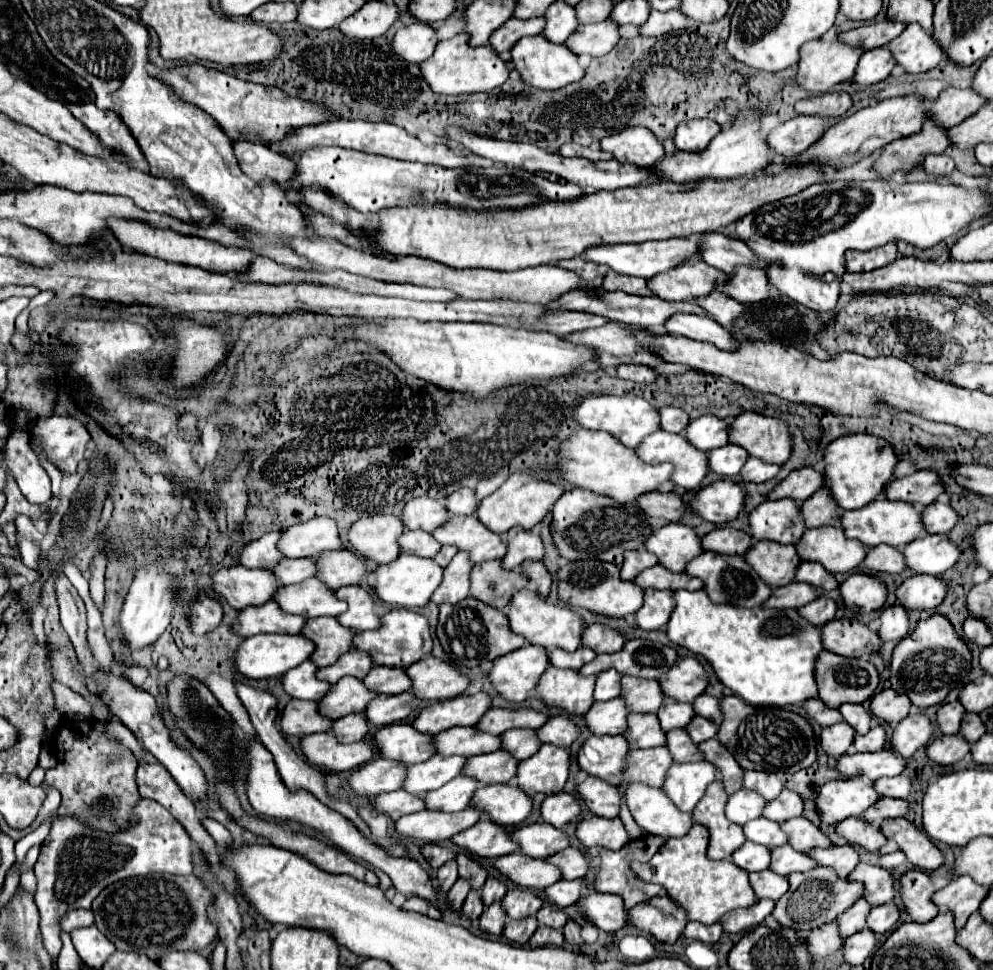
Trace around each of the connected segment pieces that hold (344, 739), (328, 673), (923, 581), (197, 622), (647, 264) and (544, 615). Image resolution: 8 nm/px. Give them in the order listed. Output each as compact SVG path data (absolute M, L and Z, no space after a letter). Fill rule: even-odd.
M353 713L333 721L331 733L335 735L335 739L339 739L339 743L355 743L369 733L369 725L363 713Z
M347 651L337 663L325 669L317 669L317 679L327 679L327 683L337 683L345 675L363 679L371 667L371 657L365 651Z
M915 575L903 581L895 595L897 603L905 607L905 611L923 611L923 609L933 609L937 607L947 593L947 583L941 577L933 575Z
M201 595L201 599L197 599L191 605L191 615L193 615L191 617L193 633L205 635L217 627L217 623L223 617L223 611L221 611L221 605L217 599L209 599L207 595Z
M693 235L693 237L685 237L685 239L665 239L665 241L645 241L645 243L637 243L637 245L605 245L605 247L589 247L589 251L585 251L587 261L599 263L599 265L607 265L609 269L621 273L621 275L633 275L633 277L645 277L651 279L657 273L665 273L693 257L697 257L699 253L699 243L701 243L701 235Z
M521 589L513 595L509 601L509 611L505 611L509 619L509 627L513 633L525 637L527 643L539 645L545 649L563 649L563 651L575 651L581 645L581 633L585 629L583 619L565 605L549 605L543 597L539 597L533 589Z

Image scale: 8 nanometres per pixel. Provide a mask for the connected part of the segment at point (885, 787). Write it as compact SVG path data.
M897 775L897 777L885 777L877 779L873 783L877 787L877 793L883 797L897 797L897 799L909 799L911 791L911 781L907 775Z

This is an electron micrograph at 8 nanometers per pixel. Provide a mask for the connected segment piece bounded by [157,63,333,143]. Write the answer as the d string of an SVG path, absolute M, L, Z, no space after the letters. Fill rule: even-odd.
M199 63L173 67L173 69L161 71L157 77L159 81L165 81L169 87L173 87L177 95L181 95L187 103L211 115L233 141L261 139L261 141L277 143L289 133L289 129L297 129L311 123L325 123L327 119L333 119L329 111L321 109L319 105L309 103L305 99L289 97L281 93L277 87L263 87L257 83L241 81L221 71L207 69Z

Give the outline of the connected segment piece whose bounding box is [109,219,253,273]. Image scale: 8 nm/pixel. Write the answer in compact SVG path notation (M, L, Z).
M109 219L109 229L113 235L119 239L119 243L127 249L139 251L143 255L151 255L169 263L185 263L185 265L195 265L207 271L217 271L217 273L243 273L247 271L251 263L251 251L249 249L239 249L239 247L221 247L219 243L209 243L207 239L193 237L193 235L181 235L177 231L161 231L157 227L145 227L145 223L133 223L133 219Z

